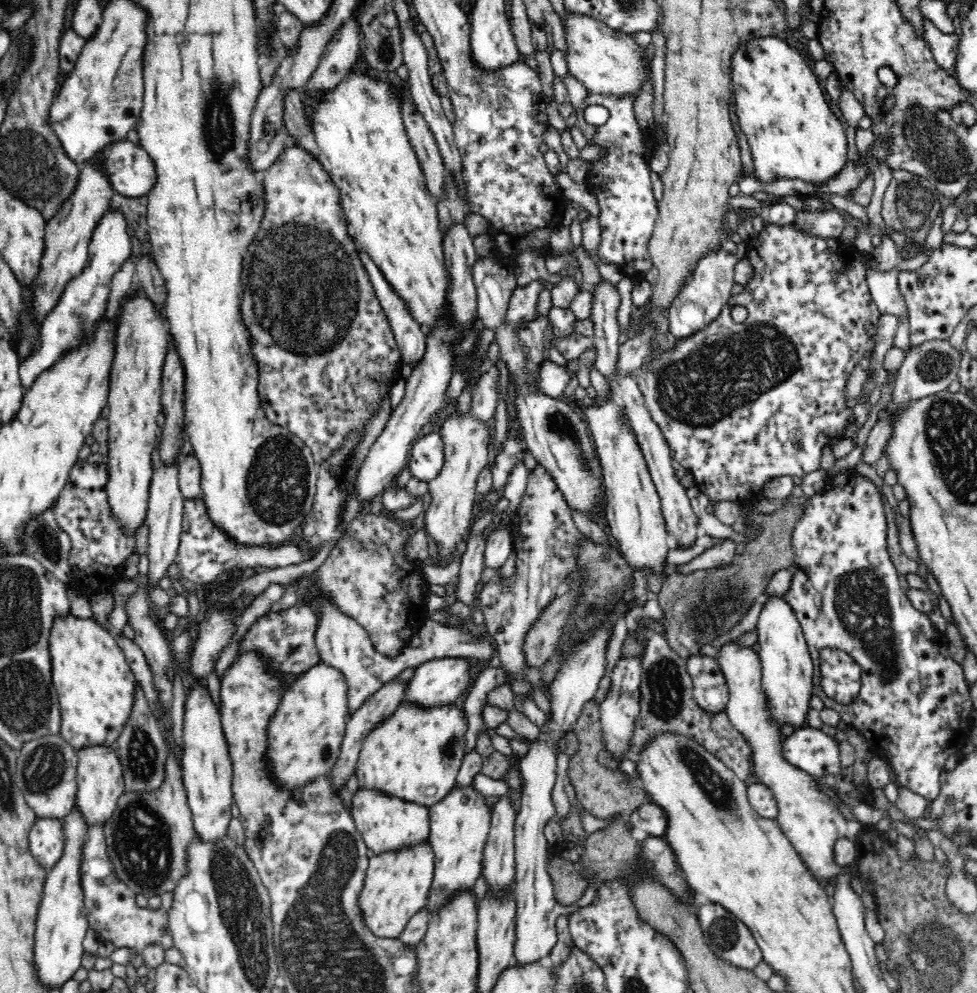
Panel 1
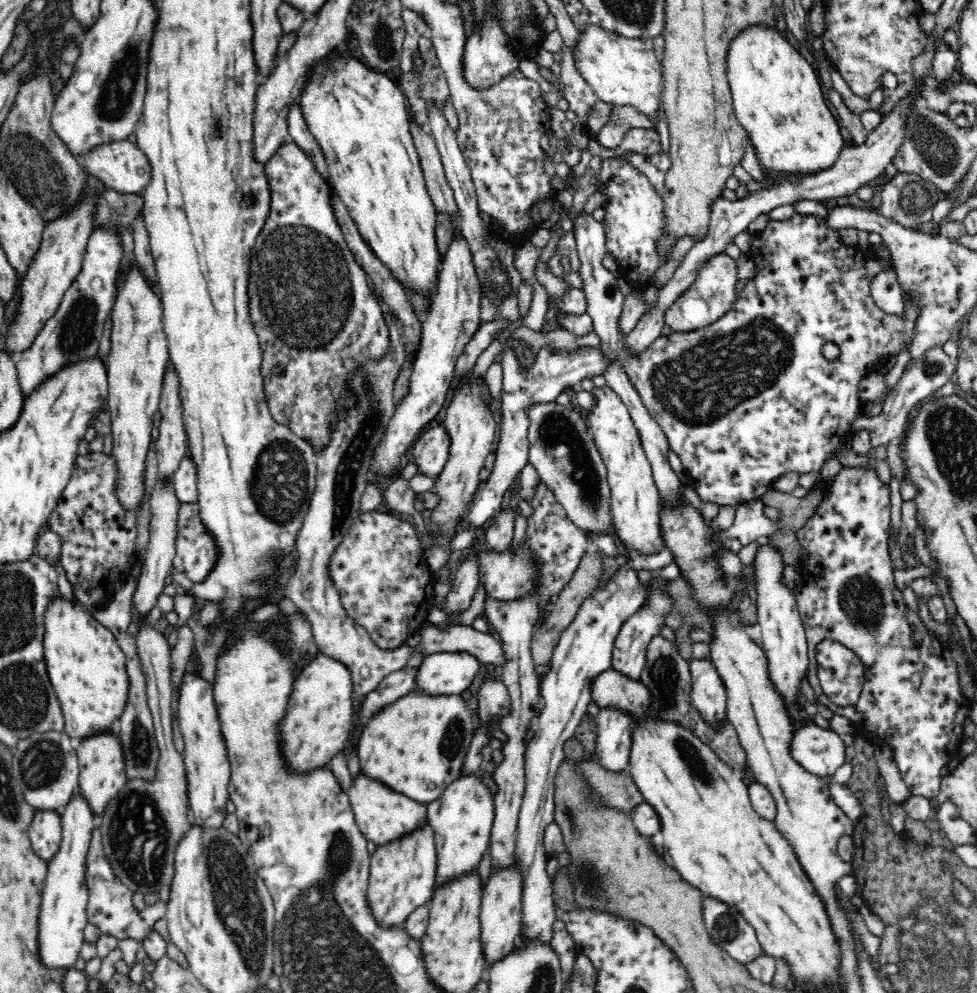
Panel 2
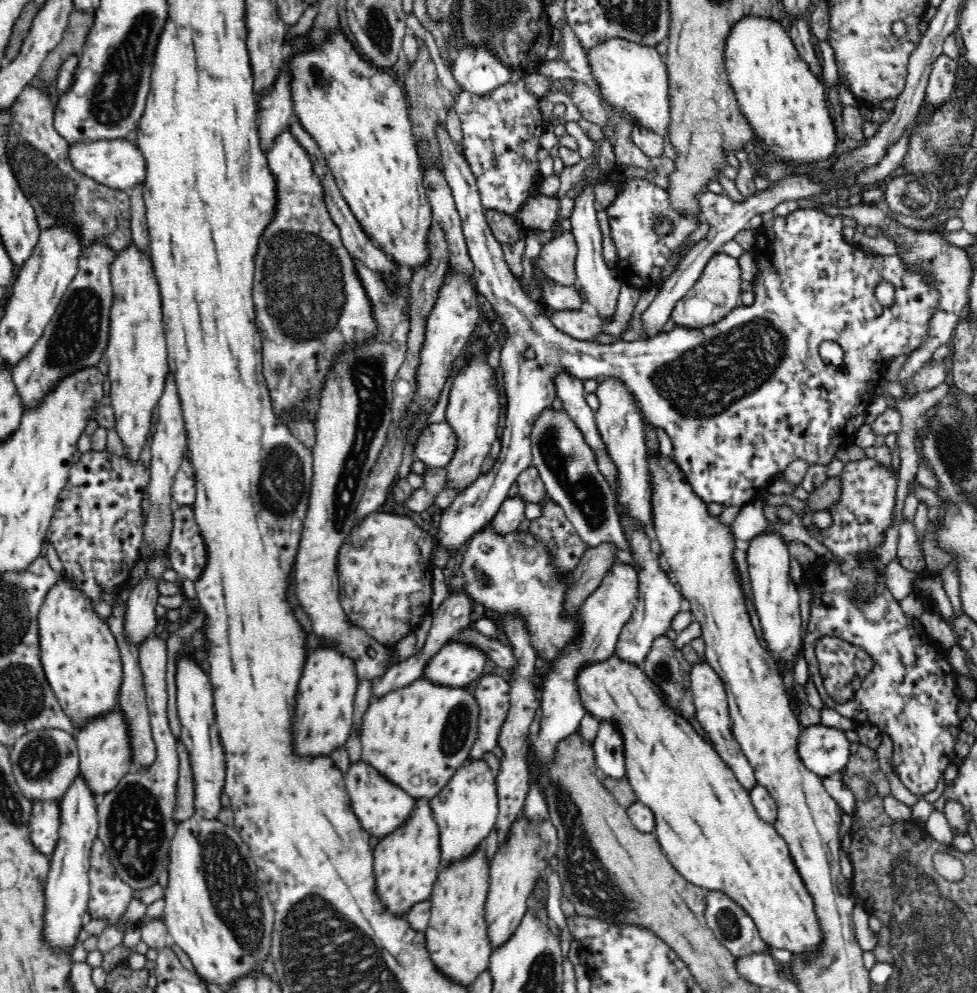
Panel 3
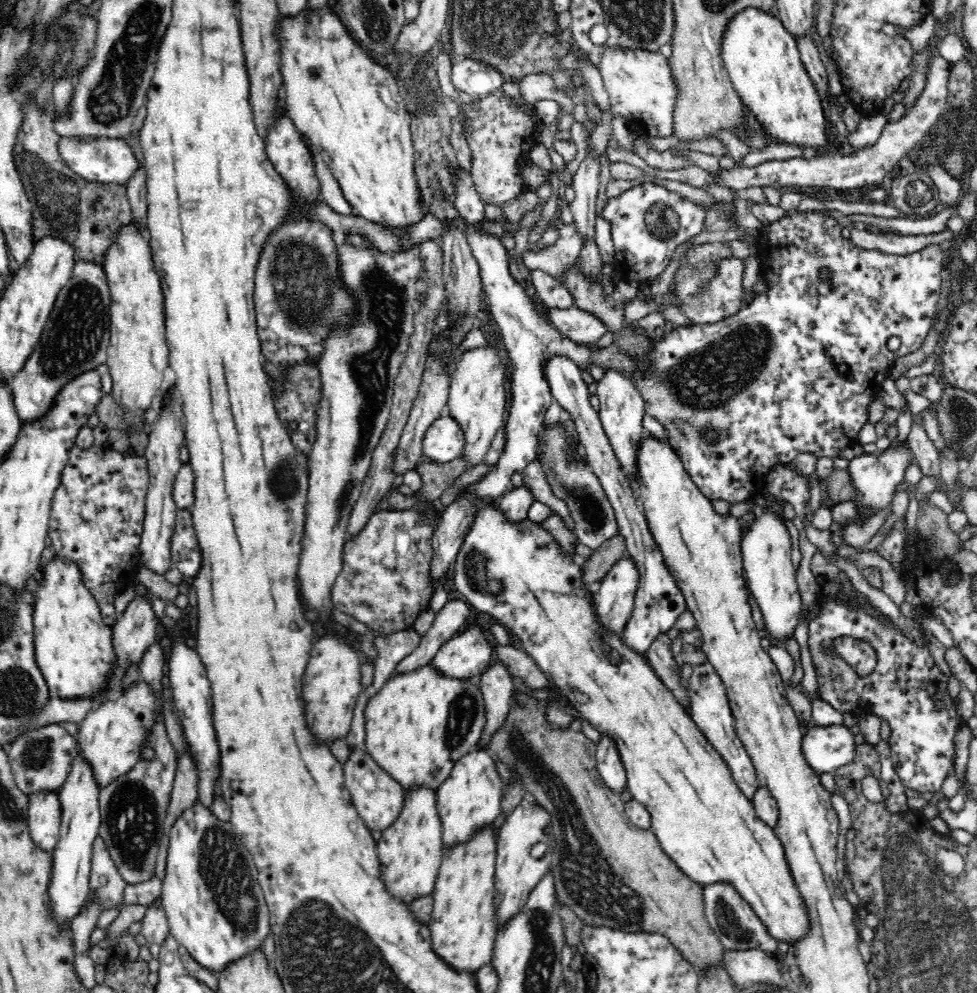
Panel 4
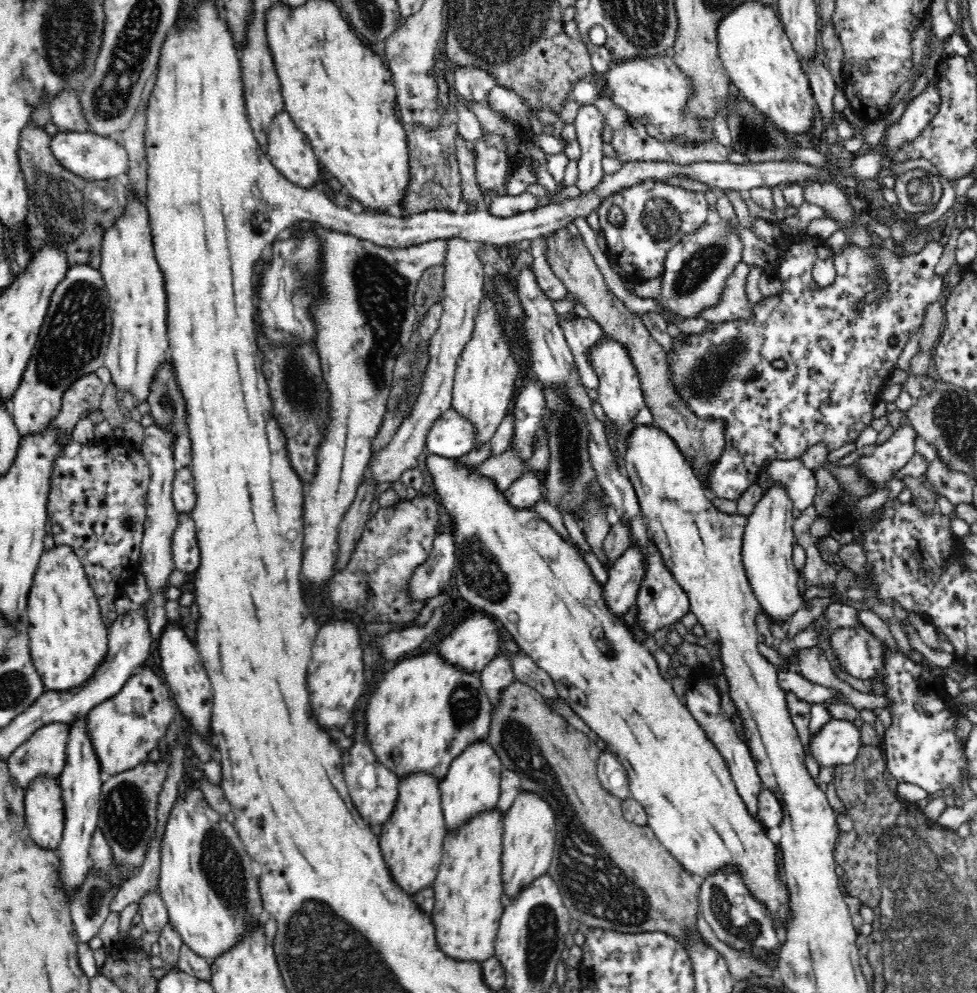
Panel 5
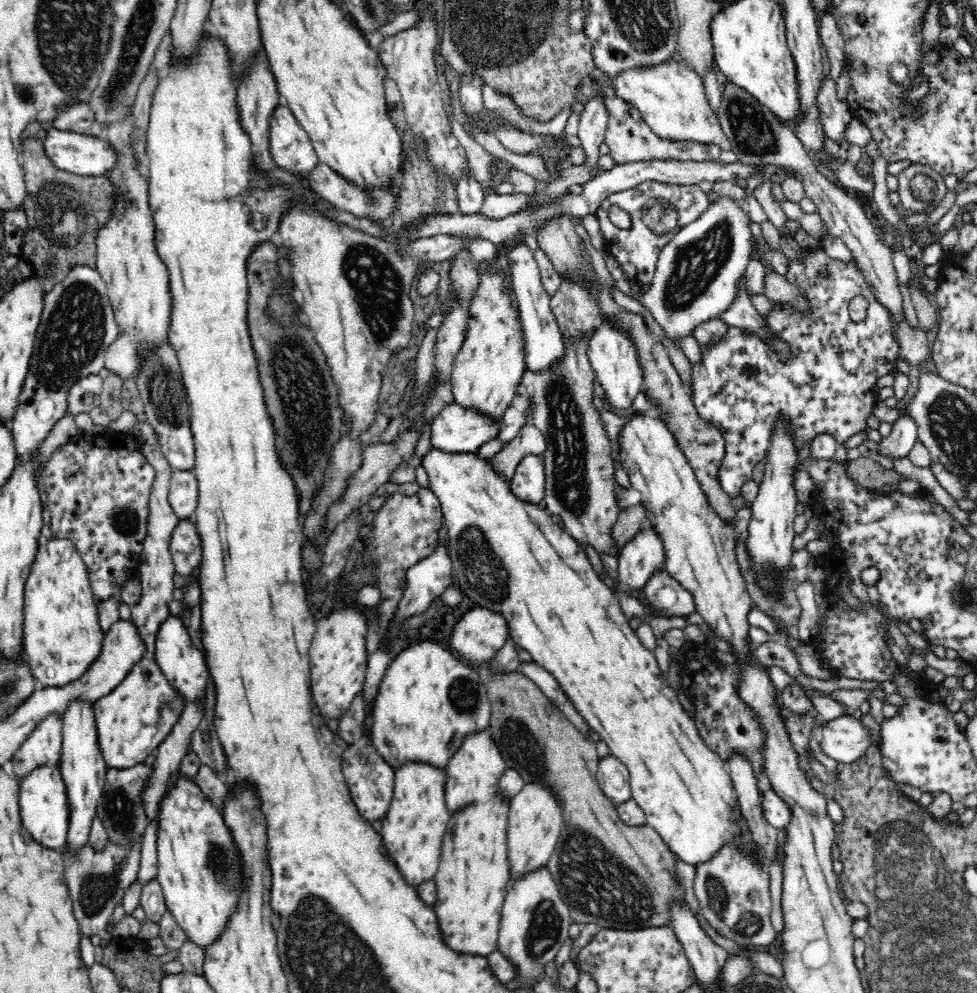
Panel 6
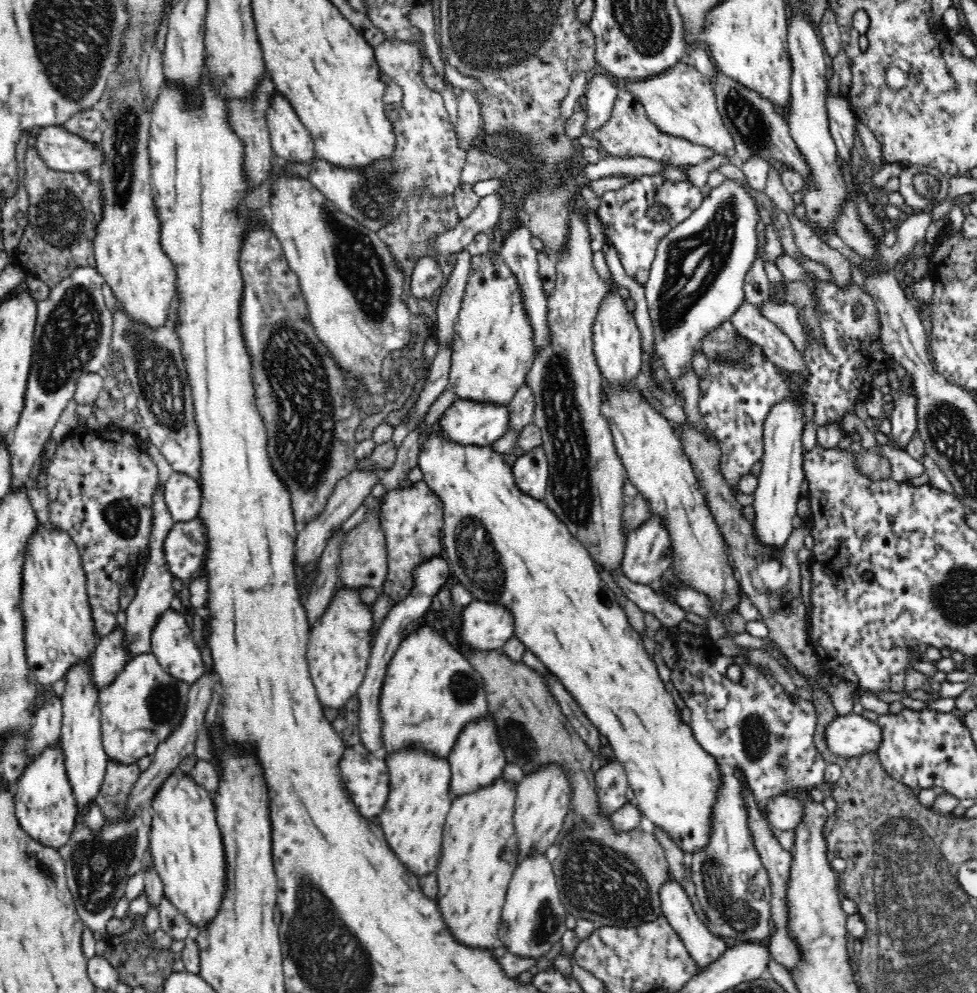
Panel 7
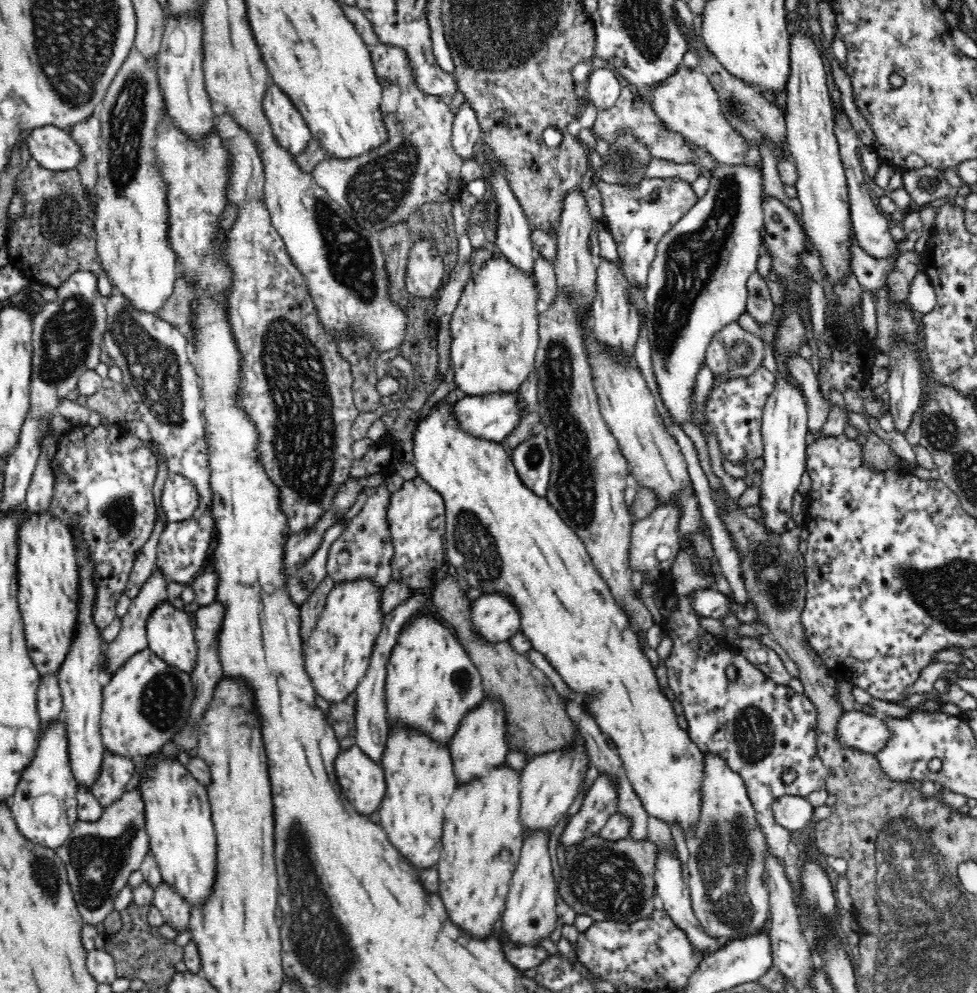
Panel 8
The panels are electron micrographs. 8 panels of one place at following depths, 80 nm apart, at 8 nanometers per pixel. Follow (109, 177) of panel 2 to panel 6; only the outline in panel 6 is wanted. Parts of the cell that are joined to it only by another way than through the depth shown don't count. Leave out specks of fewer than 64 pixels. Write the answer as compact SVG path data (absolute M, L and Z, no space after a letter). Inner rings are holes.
M47 126L40 135L41 148L44 149L48 160L60 171L74 175L98 177L108 174L115 163L115 152L109 147L107 141L54 126Z

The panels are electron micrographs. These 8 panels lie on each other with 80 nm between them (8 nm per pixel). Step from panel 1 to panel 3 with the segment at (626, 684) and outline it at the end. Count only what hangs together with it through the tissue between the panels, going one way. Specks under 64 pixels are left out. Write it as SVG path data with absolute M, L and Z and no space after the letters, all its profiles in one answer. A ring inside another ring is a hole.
M620 503L616 505L620 514L620 525L624 530L624 537L628 540L630 554L634 558L634 564L636 564L636 568L640 572L638 573L637 601L630 620L624 625L623 631L620 632L615 651L619 652L619 656L625 658L627 662L635 662L635 664L642 666L646 656L648 656L648 652L650 652L654 639L670 630L674 616L685 608L686 600L676 586L676 582L674 580L671 582L668 571L662 567L662 563L664 563L662 557L652 550L652 538L647 534L648 528L642 525L642 521L631 516ZM609 722L598 723L598 732L593 740L595 765L600 775L620 782L626 777L621 736L619 732L615 731L613 724L609 724Z

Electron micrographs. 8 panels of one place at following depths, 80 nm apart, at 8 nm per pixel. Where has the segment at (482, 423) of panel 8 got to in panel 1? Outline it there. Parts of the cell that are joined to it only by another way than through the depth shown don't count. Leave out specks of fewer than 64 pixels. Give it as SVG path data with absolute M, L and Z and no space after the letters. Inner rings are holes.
M431 433L416 440L410 447L407 468L410 477L428 482L438 476L444 462L444 443L440 433Z

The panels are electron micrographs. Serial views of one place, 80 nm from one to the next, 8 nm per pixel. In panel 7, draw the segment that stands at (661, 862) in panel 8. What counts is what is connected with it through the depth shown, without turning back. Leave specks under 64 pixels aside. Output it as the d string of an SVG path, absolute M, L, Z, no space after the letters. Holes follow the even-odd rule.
M672 871L667 872L665 881L659 888L659 901L661 902L661 910L666 915L668 922L672 925L672 928L682 937L682 941L686 943L690 955L696 959L698 967L707 965L712 960L716 960L719 954L727 947L726 943L722 941L721 937L714 936L704 924L700 922L694 906L692 906L692 900L690 896L686 894L684 885L680 881L676 881L674 873Z

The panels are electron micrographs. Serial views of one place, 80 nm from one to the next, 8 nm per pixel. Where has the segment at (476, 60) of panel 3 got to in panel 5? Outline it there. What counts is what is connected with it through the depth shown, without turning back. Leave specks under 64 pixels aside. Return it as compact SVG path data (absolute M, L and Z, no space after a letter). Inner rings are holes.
M460 68L455 72L454 90L460 100L486 104L489 90L496 85L494 79L485 71L472 68Z

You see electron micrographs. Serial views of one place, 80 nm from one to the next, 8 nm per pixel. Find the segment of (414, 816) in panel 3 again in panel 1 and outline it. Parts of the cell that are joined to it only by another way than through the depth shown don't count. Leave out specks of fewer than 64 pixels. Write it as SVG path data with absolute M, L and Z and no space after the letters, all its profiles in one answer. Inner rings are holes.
M429 843L400 848L399 851L384 851L369 858L358 901L364 921L374 935L395 939L402 934L410 918L426 907L434 868L434 852Z

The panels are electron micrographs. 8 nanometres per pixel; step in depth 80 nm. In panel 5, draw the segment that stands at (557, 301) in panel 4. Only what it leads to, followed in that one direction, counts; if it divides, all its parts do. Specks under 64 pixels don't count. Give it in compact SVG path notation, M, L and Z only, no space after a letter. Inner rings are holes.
M545 237L534 239L532 248L528 251L533 258L532 265L534 273L536 273L536 279L538 279L538 286L550 299L556 300L565 295L567 288L551 269L547 259L544 239Z

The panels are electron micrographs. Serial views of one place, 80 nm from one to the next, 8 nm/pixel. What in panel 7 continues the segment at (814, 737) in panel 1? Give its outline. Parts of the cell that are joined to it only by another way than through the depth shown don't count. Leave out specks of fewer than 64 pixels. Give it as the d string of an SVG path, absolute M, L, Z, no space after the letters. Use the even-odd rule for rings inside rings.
M850 712L838 715L828 724L826 741L832 752L842 757L864 755L878 751L882 744L883 727L863 715Z

